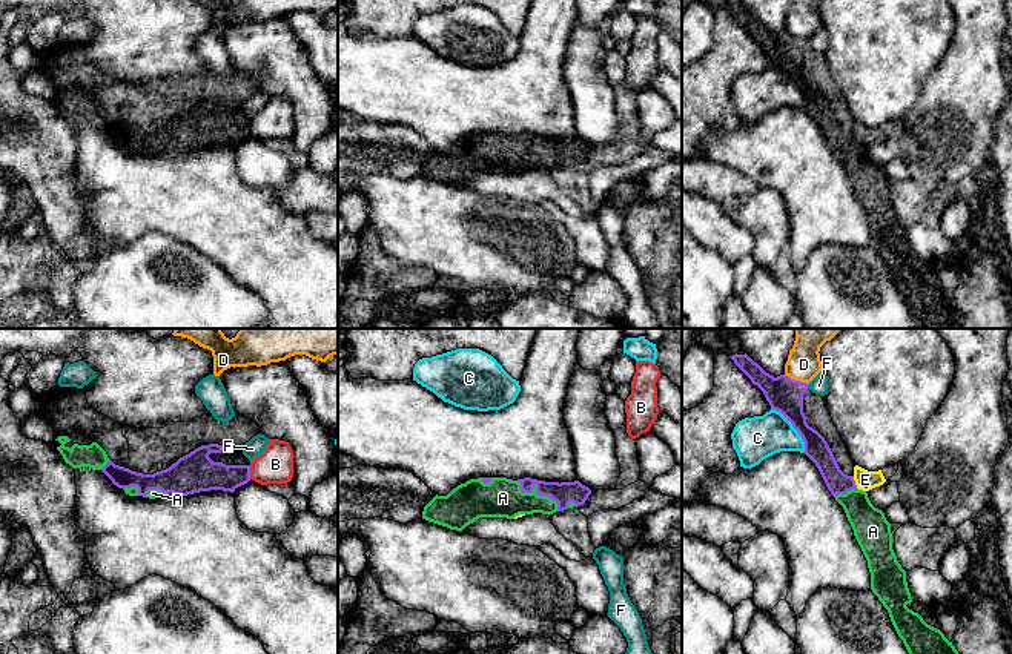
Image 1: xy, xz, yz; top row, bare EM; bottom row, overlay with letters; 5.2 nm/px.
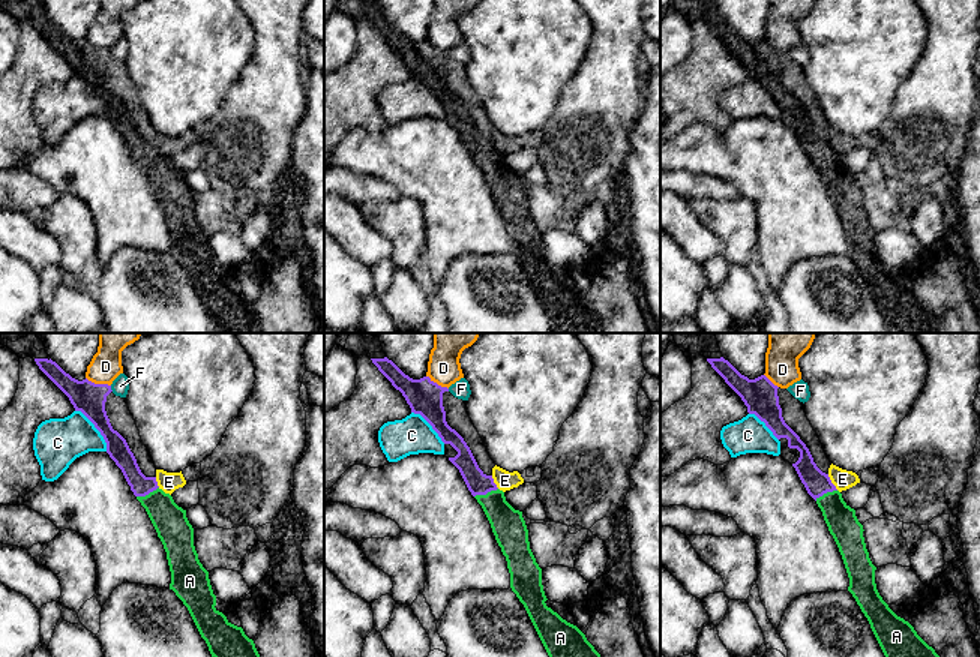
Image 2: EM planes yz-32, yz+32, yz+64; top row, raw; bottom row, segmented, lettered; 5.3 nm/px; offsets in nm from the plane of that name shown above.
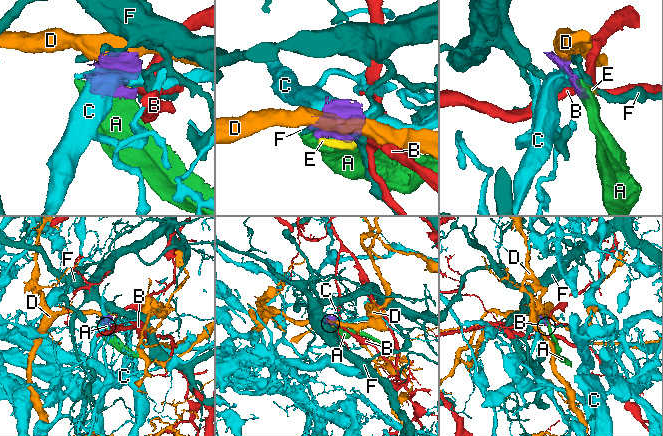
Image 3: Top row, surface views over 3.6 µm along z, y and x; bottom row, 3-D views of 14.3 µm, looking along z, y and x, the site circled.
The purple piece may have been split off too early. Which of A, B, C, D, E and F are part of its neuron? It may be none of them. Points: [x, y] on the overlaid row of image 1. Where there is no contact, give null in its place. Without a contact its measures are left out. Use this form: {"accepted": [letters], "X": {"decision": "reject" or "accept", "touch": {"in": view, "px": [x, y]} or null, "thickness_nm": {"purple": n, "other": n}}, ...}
{"accepted": ["A"], "A": {"decision": "accept", "touch": {"in": "xz", "px": [538, 495]}, "thickness_nm": {"purple": 120, "other": 200}}, "B": {"decision": "reject", "touch": {"in": "xy", "px": [249, 472]}, "thickness_nm": {"purple": 180, "other": 190}}, "C": {"decision": "reject", "touch": {"in": "yz", "px": [794, 427]}, "thickness_nm": {"purple": 190, "other": 220}}, "D": {"decision": "reject", "touch": {"in": "yz", "px": [796, 381]}, "thickness_nm": {"purple": 190, "other": 180}}, "E": {"decision": "reject", "touch": {"in": "yz", "px": [854, 482]}, "thickness_nm": {"purple": 120, "other": 100}}, "F": {"decision": "reject", "touch": {"in": "yz", "px": [808, 386]}, "thickness_nm": {"purple": 190, "other": 90}}}

